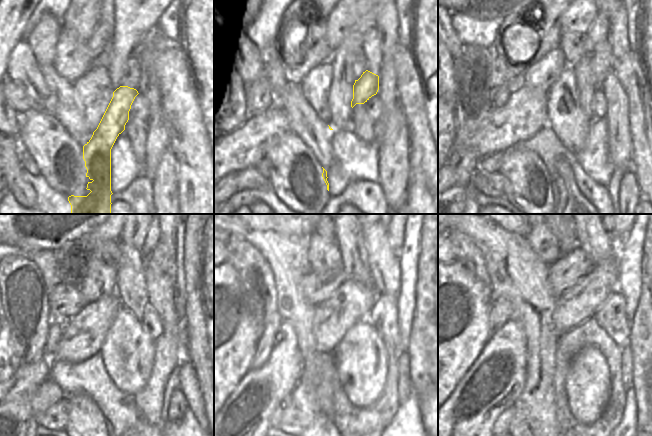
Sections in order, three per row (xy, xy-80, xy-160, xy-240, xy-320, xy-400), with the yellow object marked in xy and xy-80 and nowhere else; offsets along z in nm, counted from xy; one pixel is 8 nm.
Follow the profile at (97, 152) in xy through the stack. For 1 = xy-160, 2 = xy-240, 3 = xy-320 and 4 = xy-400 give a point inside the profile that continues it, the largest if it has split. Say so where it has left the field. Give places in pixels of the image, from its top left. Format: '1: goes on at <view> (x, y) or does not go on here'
1: goes on at xy-160 (602, 57)
2: goes on at xy-240 (157, 262)
3: goes on at xy-320 (396, 234)
4: goes on at xy-400 (616, 234)

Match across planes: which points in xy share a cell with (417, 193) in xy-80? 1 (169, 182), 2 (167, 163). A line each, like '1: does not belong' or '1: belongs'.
1: does not belong
2: does not belong

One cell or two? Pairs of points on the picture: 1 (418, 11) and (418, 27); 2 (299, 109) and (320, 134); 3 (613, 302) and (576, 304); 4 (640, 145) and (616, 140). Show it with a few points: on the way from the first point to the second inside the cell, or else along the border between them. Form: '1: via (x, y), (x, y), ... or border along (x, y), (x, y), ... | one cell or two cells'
1: via (418, 15), (418, 23) | one cell
2: via (301, 115), (314, 128) | one cell
3: border along (616, 289), (592, 317) | two cells
4: border along (628, 120), (630, 131), (630, 166) | two cells

